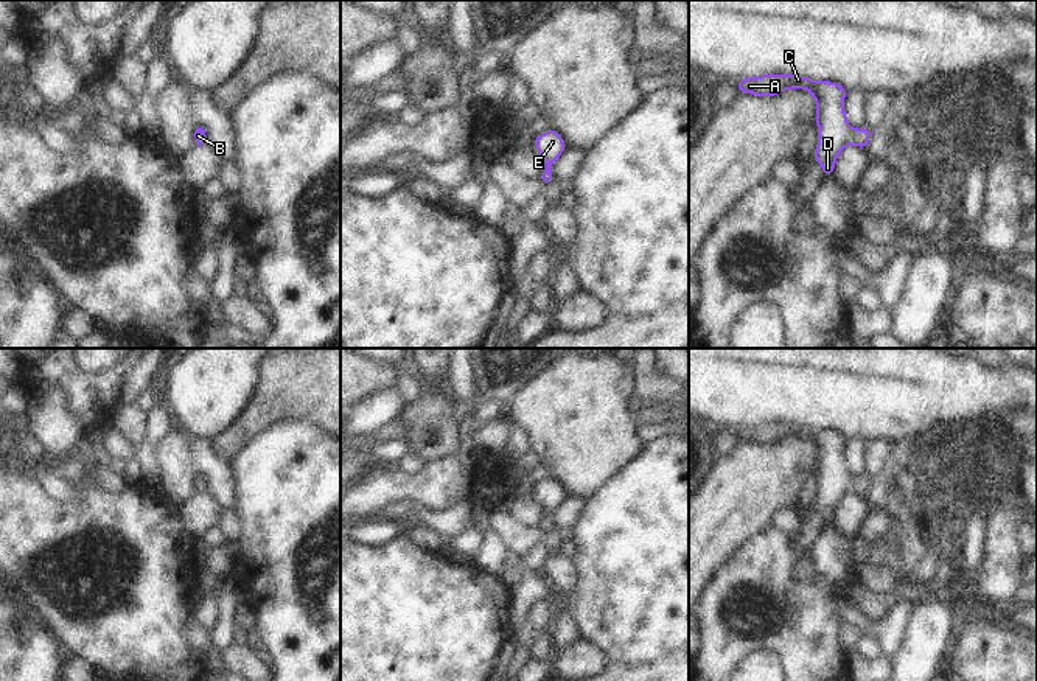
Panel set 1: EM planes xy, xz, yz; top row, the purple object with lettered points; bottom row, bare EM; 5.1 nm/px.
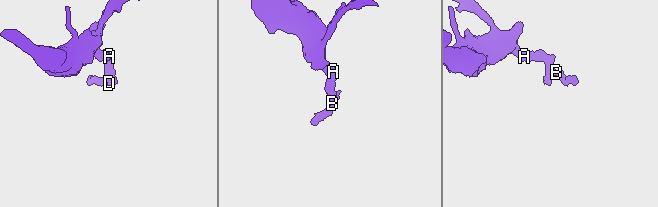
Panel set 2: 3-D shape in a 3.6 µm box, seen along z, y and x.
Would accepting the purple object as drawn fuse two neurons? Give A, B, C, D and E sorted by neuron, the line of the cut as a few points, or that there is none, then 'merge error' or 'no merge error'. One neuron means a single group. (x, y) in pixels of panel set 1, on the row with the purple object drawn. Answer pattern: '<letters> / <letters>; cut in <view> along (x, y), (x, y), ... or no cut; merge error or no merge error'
A B C D E; no cut; no merge error

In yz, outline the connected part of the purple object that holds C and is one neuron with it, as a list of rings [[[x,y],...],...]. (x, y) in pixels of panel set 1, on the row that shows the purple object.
[[[766,73],[735,79],[738,93],[773,98],[785,90],[805,89],[816,104],[818,146],[813,160],[819,163],[826,177],[833,177],[838,155],[847,145],[866,149],[872,135],[868,124],[854,129],[847,123],[844,98],[847,89],[835,81],[818,81],[798,73]]]

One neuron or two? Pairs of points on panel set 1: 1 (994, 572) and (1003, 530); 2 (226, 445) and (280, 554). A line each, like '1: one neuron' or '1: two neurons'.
1: one neuron
2: two neurons

